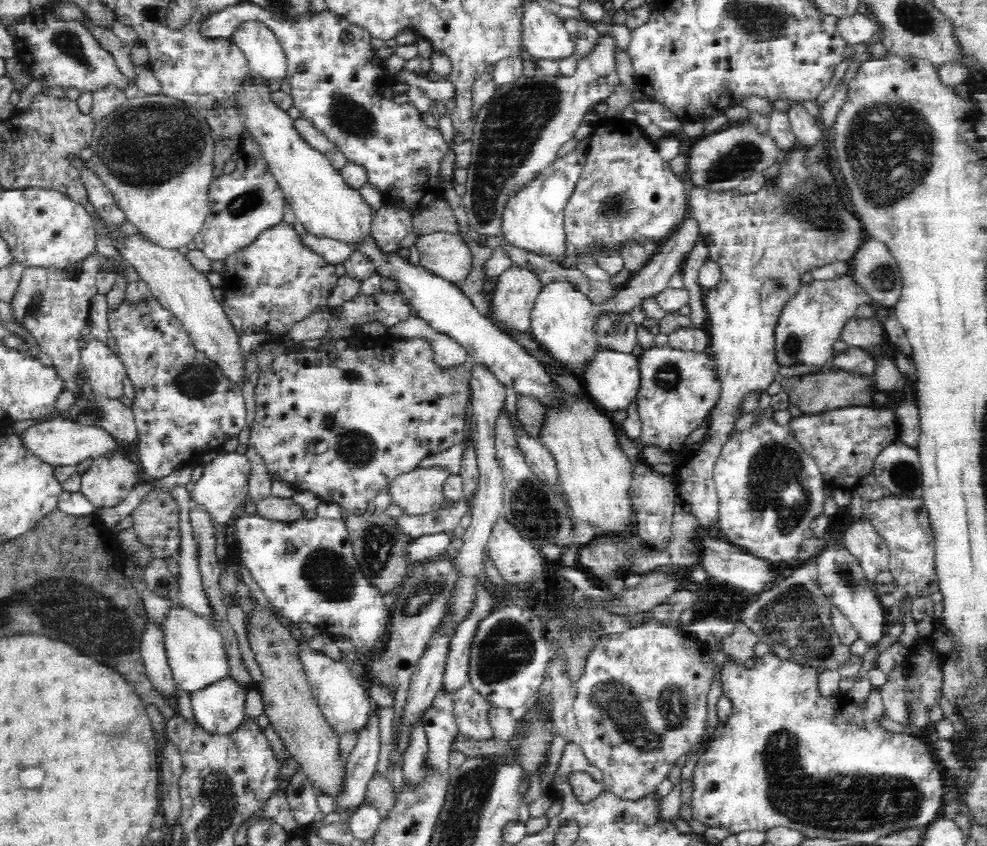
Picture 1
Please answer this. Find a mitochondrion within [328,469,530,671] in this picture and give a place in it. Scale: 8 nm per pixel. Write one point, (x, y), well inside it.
(378, 539)

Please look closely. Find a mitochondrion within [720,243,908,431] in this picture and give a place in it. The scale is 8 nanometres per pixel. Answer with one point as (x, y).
(883, 277)

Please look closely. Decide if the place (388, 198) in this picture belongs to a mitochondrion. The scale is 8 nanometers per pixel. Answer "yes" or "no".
no

